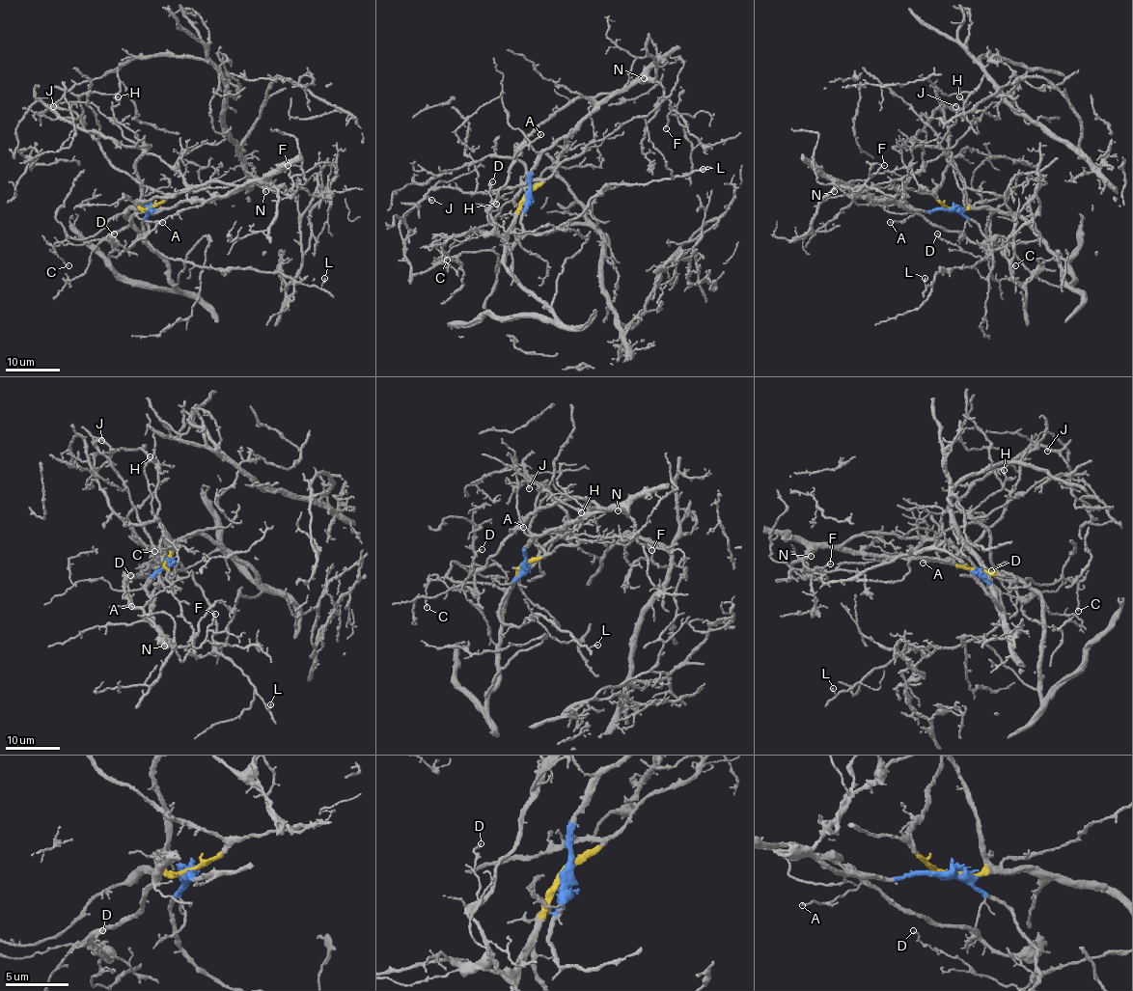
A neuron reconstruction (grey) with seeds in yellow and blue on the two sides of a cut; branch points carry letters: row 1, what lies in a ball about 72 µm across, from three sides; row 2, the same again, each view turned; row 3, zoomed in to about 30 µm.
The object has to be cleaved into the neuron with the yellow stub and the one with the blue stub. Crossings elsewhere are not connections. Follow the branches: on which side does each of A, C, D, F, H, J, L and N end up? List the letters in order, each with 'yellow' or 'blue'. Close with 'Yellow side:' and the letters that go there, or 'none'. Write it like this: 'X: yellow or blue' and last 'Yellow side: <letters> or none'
A: blue
C: yellow
D: yellow
F: blue
H: yellow
J: yellow
L: blue
N: blue
Yellow side: C, D, H, J

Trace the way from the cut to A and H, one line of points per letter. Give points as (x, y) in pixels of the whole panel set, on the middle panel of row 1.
A: (528, 194), (536, 160), (616, 94), (571, 99), (528, 137), (517, 158), (518, 151), (541, 134)
H: (526, 194), (517, 211), (514, 198), (524, 184), (490, 203), (493, 209), (497, 208), (495, 203)

